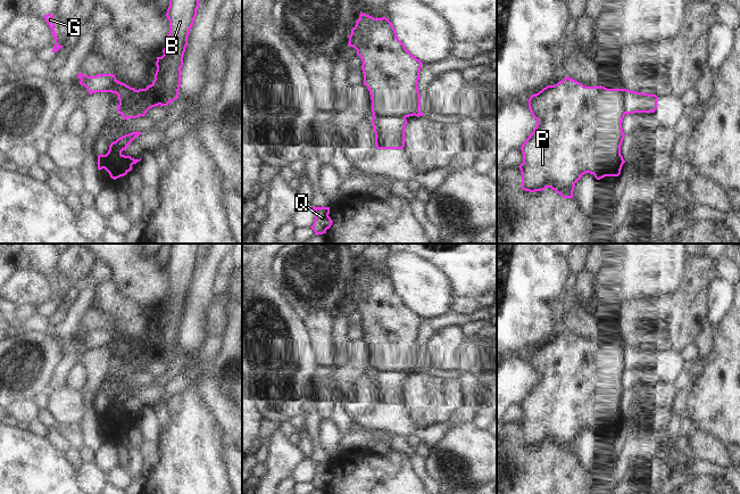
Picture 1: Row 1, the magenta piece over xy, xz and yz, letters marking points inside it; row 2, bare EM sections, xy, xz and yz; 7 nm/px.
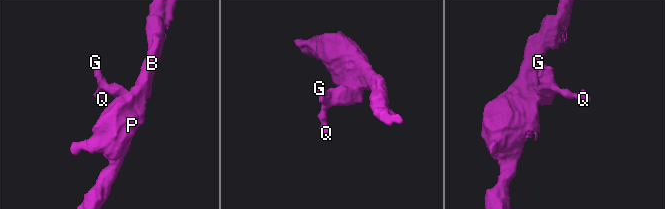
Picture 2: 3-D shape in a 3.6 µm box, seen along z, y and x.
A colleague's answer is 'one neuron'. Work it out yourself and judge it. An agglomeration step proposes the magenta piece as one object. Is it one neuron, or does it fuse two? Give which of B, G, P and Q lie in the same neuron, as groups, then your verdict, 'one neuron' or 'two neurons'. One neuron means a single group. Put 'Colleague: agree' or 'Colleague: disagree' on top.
Colleague: disagree
B P / G Q; two neurons

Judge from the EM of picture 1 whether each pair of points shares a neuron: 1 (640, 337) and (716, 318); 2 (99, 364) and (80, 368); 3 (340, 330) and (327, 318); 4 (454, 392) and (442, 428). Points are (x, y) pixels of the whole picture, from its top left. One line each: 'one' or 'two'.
1: two
2: two
3: two
4: two

